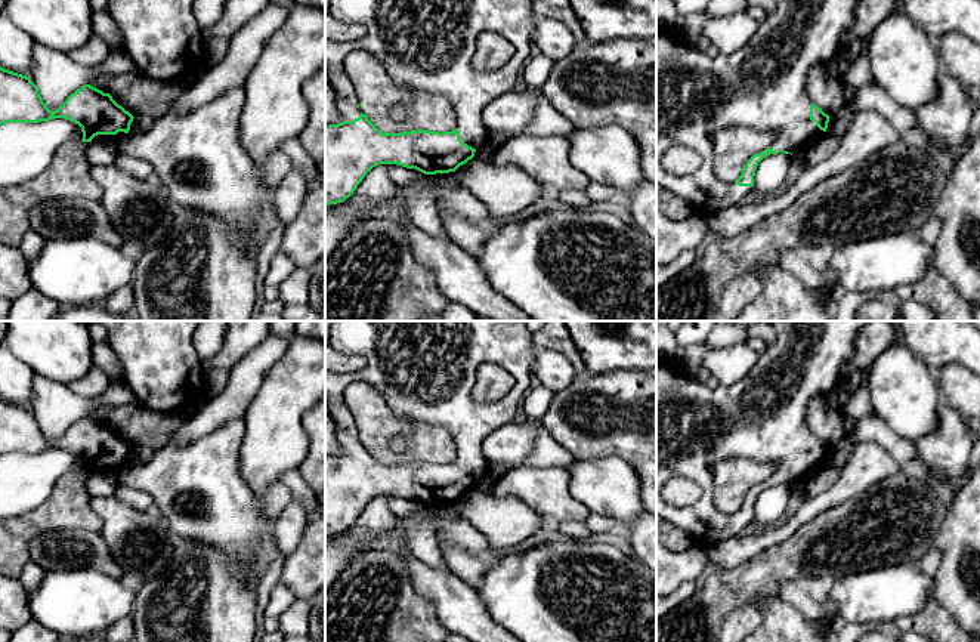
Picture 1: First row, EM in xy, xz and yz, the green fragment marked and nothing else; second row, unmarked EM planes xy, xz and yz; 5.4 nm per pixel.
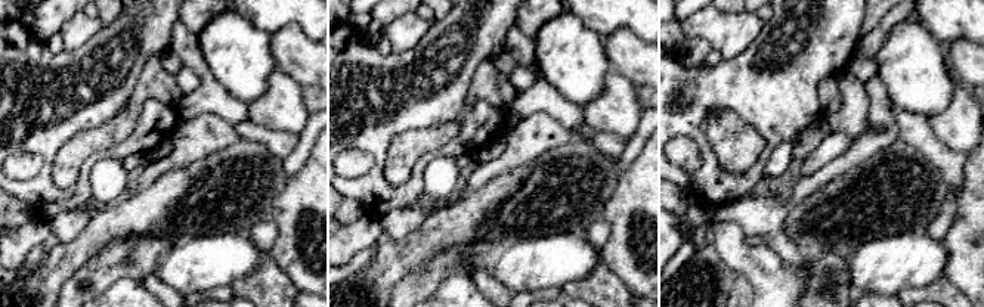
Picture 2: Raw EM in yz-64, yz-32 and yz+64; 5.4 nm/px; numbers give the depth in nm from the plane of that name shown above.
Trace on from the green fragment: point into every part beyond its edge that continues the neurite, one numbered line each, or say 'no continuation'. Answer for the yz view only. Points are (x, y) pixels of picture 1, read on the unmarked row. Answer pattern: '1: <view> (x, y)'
1: yz (763, 417)

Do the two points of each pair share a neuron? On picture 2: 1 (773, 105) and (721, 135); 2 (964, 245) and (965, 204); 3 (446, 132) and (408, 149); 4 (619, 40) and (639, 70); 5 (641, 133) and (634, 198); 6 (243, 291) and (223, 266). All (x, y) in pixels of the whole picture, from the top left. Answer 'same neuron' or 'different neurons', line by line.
1: different neurons
2: same neuron
3: same neuron
4: same neuron
5: different neurons
6: different neurons

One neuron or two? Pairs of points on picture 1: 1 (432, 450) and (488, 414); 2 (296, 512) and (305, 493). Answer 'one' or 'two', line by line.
1: two
2: two

